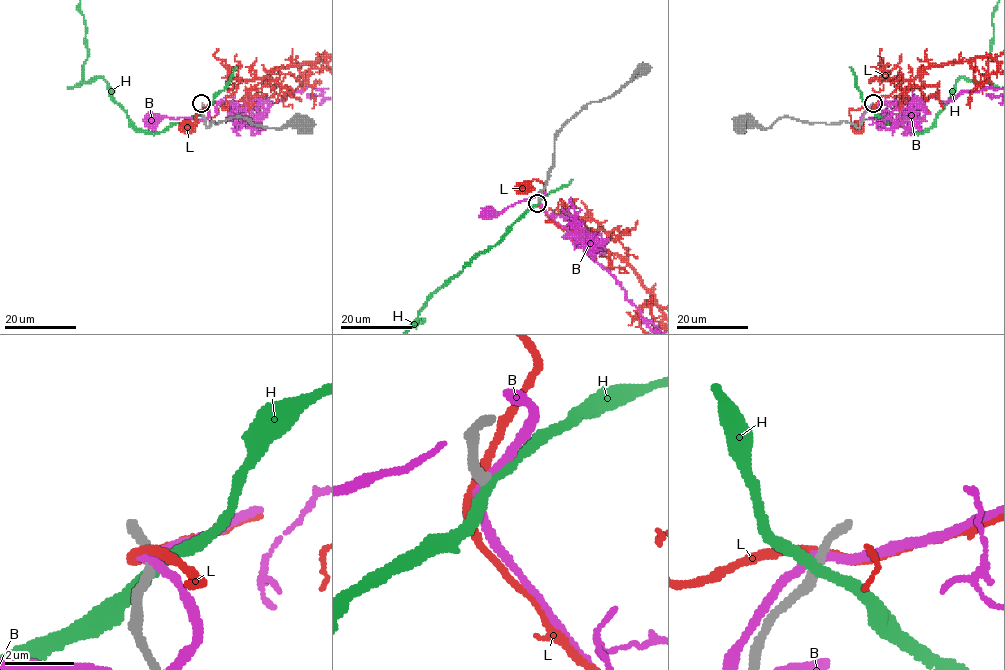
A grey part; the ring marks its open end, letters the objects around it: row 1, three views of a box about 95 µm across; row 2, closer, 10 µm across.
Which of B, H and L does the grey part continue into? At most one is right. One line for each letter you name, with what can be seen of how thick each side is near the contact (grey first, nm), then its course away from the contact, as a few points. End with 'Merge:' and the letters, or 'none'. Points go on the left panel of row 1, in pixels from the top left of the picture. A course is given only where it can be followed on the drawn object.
Merge: none

